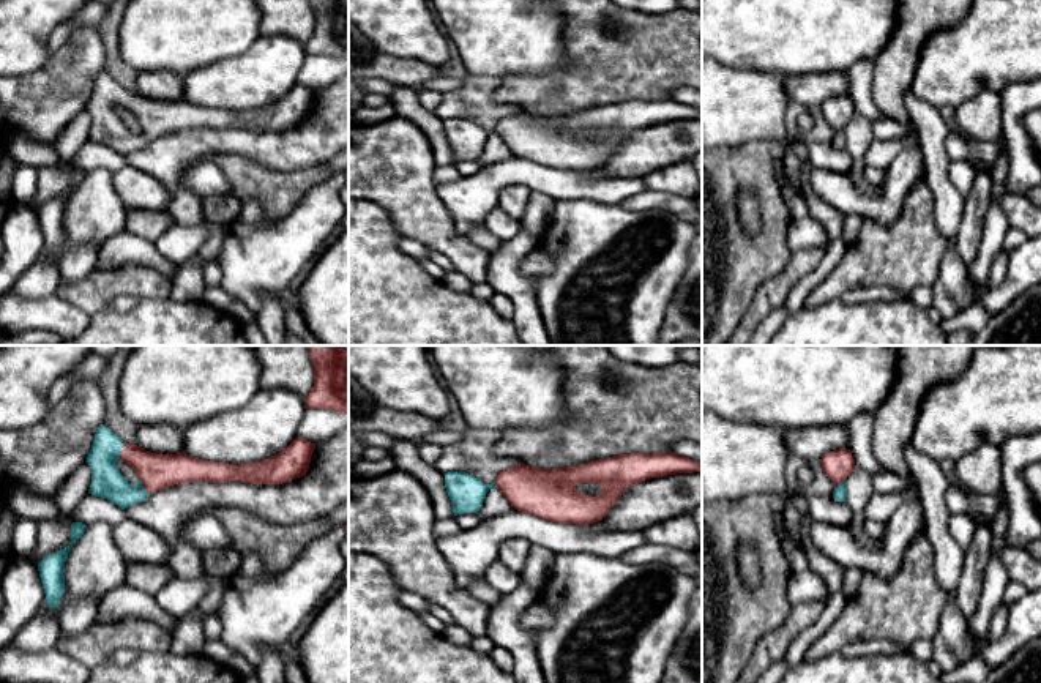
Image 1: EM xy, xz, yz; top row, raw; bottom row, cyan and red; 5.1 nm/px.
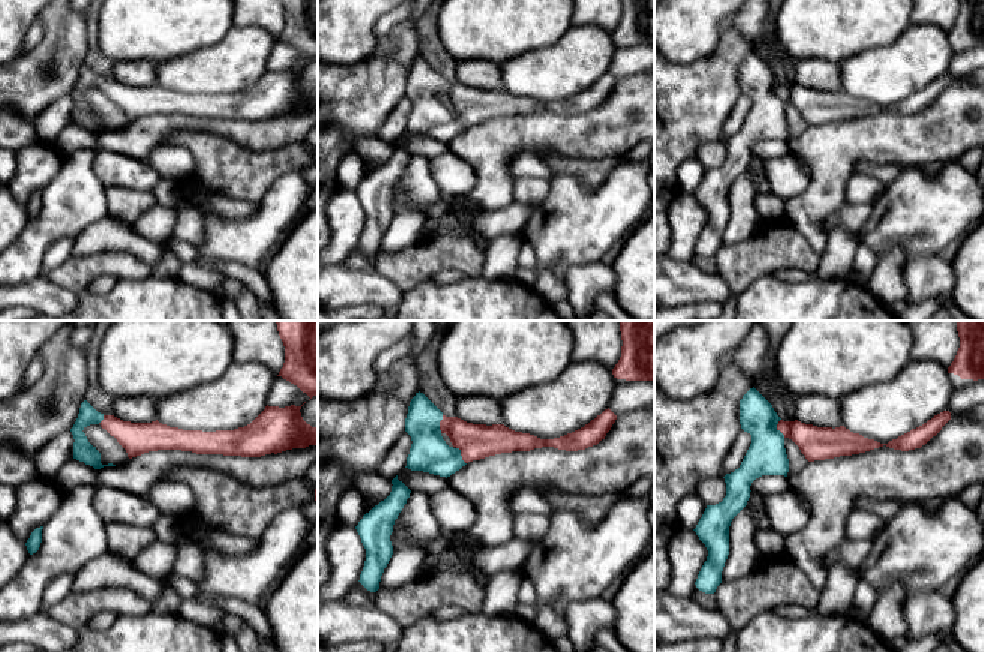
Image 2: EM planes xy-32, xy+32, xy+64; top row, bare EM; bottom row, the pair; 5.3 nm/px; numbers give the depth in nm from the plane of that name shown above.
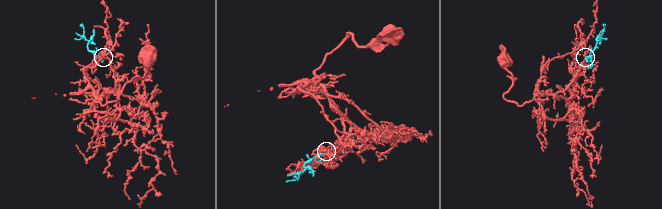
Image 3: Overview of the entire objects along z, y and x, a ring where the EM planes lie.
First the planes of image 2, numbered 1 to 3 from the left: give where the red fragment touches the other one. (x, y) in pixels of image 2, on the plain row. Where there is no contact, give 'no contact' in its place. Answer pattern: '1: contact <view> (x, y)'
1: contact xy-32 (101, 84)
2: contact xy+32 (438, 89)
3: contact xy+64 (776, 92)

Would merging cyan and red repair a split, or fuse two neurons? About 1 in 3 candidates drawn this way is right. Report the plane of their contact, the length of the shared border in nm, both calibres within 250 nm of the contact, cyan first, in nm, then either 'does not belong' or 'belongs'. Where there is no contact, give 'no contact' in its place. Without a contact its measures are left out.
xy | 90 nm | 160/180 nm | belongs

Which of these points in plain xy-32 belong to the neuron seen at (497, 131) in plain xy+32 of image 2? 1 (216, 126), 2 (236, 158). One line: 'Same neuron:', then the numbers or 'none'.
Same neuron: 1

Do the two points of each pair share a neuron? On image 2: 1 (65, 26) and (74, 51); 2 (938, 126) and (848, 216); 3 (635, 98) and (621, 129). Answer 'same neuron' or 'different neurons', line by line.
1: same neuron
2: different neurons
3: same neuron

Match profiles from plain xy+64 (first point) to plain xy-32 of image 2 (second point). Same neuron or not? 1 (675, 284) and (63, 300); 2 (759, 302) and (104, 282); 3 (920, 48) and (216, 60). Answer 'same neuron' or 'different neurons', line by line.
1: same neuron
2: different neurons
3: same neuron

